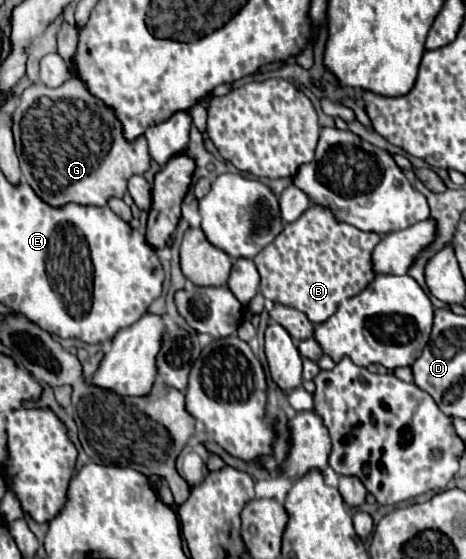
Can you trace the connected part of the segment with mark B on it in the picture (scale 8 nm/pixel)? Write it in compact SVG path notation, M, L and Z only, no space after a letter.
M312 205L254 257L262 279L260 291L266 299L294 307L314 325L320 325L334 315L342 301L358 295L376 279L372 251L380 239L374 231L360 231L354 225L336 221L328 207Z

